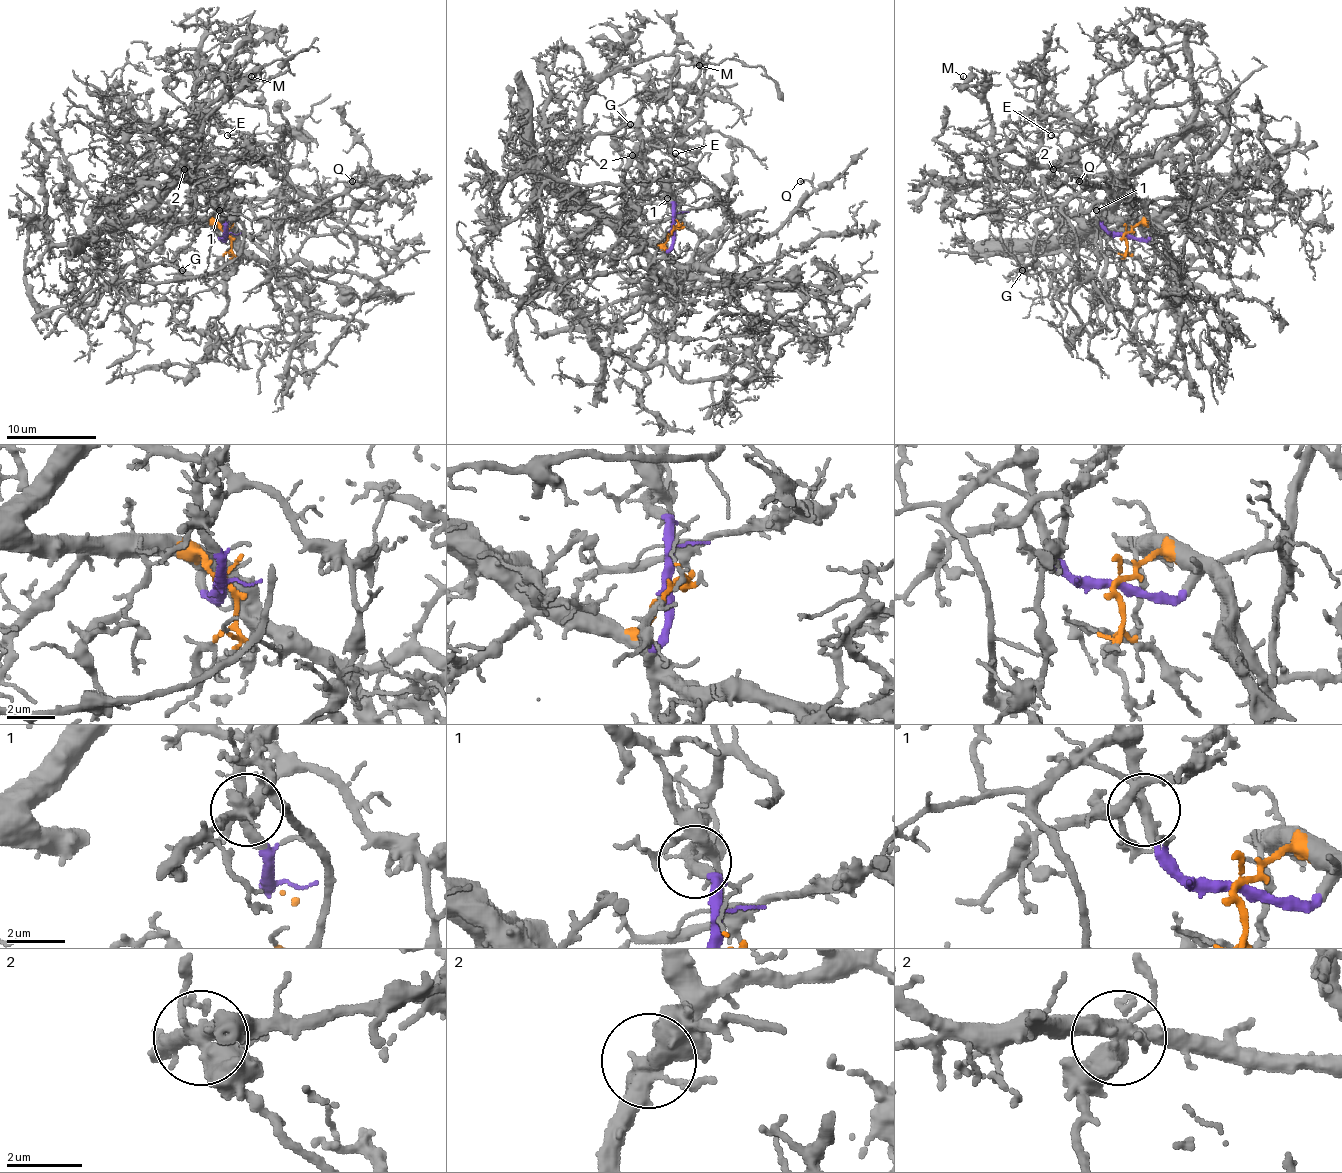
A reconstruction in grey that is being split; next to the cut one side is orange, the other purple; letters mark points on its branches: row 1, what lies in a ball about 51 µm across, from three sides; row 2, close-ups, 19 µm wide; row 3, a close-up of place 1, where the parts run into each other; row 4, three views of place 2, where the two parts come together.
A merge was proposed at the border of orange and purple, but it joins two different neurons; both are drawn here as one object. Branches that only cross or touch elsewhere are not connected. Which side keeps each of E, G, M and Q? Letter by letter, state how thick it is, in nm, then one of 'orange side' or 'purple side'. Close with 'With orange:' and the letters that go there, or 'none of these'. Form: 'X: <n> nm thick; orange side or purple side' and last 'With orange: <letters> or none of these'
E: 120 nm thick; purple side
G: 220 nm thick; orange side
M: 100 nm thick; orange side
Q: 170 nm thick; orange side
With orange: G, M, Q

